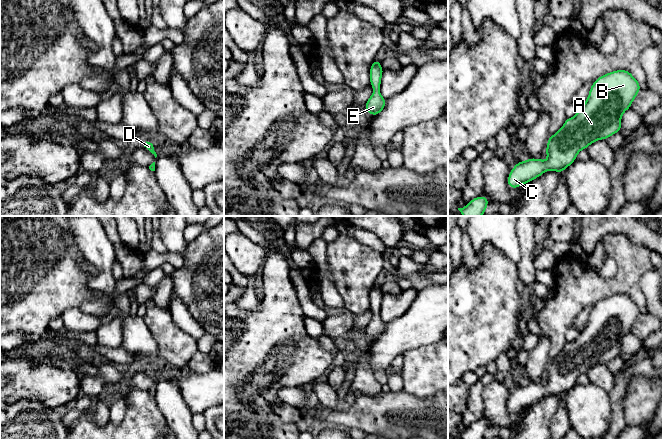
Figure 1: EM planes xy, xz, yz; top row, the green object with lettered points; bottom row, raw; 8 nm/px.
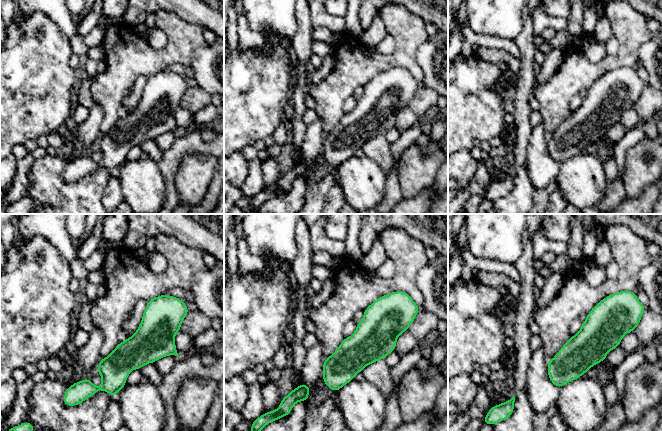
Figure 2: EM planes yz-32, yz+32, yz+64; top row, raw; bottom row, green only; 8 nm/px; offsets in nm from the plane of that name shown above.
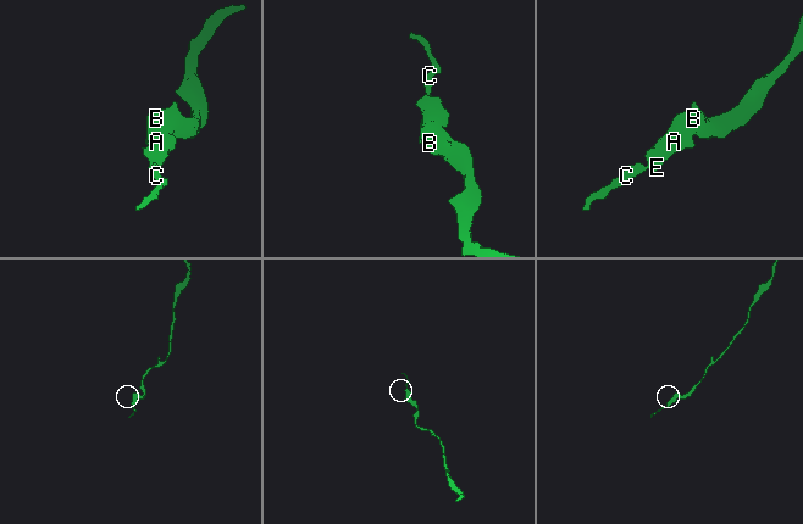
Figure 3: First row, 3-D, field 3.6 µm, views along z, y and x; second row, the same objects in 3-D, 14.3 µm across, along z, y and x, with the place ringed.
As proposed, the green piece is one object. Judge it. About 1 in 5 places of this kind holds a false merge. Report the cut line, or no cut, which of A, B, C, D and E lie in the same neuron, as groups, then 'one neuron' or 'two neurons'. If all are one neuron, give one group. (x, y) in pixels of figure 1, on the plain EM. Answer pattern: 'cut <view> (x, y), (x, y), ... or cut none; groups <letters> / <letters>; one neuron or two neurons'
cut none; groups A B C D E; one neuron

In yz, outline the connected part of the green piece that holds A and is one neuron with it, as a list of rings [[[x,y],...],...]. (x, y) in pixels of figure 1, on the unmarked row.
[[[615,294],[600,300],[593,306],[588,322],[578,337],[567,342],[564,349],[547,365],[546,378],[548,384],[530,382],[527,385],[517,386],[510,395],[507,407],[512,413],[538,402],[547,394],[562,397],[575,384],[580,374],[597,364],[608,363],[611,359],[621,355],[622,338],[631,332],[631,328],[638,316],[640,307],[627,294]]]

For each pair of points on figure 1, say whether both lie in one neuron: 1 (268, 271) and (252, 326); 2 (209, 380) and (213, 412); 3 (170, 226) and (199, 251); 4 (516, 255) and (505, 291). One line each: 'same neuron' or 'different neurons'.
1: same neuron
2: different neurons
3: different neurons
4: different neurons

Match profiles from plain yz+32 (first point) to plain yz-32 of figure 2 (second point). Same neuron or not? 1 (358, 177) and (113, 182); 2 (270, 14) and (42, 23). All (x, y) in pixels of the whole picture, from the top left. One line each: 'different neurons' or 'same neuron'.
1: different neurons
2: different neurons

